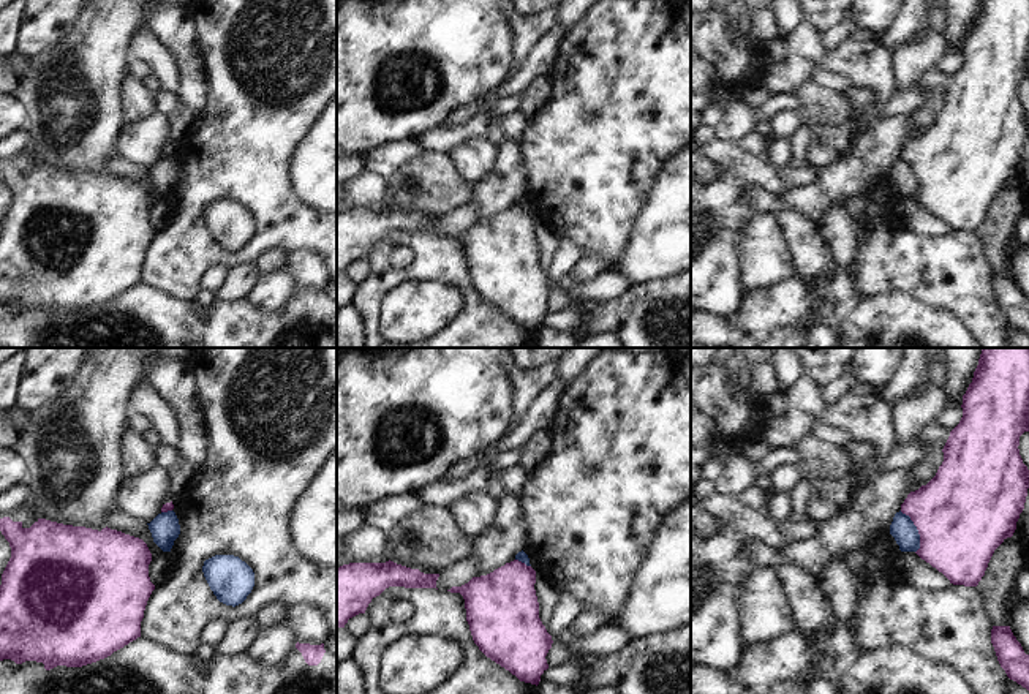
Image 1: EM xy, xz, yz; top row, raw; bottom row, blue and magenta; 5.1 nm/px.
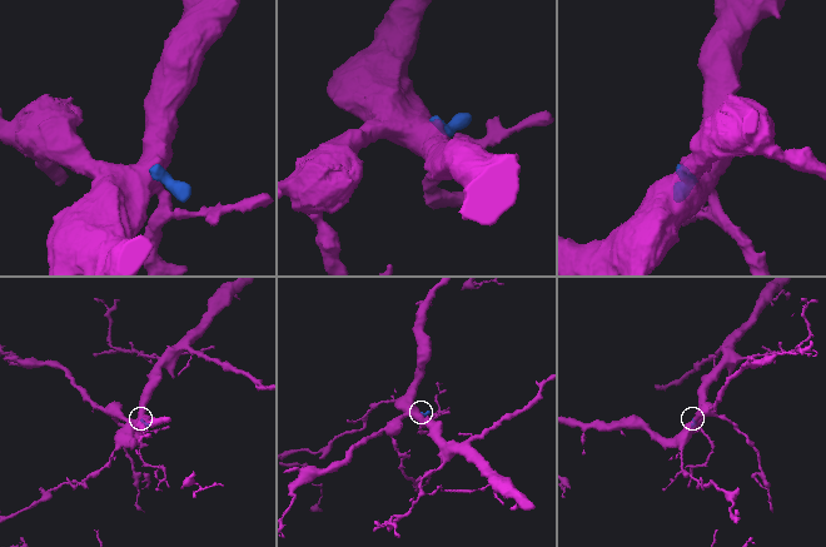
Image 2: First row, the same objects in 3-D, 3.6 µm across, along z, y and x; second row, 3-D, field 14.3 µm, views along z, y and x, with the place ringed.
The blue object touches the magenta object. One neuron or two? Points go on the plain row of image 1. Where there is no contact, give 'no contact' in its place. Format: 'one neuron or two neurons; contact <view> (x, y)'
two neurons; contact yz (917, 176)

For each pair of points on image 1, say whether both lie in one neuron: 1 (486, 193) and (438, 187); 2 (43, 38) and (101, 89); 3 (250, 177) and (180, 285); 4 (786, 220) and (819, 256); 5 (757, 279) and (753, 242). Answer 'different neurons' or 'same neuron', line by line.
1: different neurons
2: different neurons
3: same neuron
4: same neuron
5: same neuron

